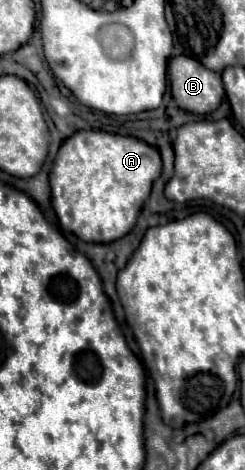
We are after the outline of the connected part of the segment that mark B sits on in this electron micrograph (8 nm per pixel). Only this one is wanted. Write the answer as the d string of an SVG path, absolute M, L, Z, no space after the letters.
M188 55L170 59L168 79L174 101L180 109L190 113L210 113L220 105L224 97L220 73L206 69L200 65L200 61Z

